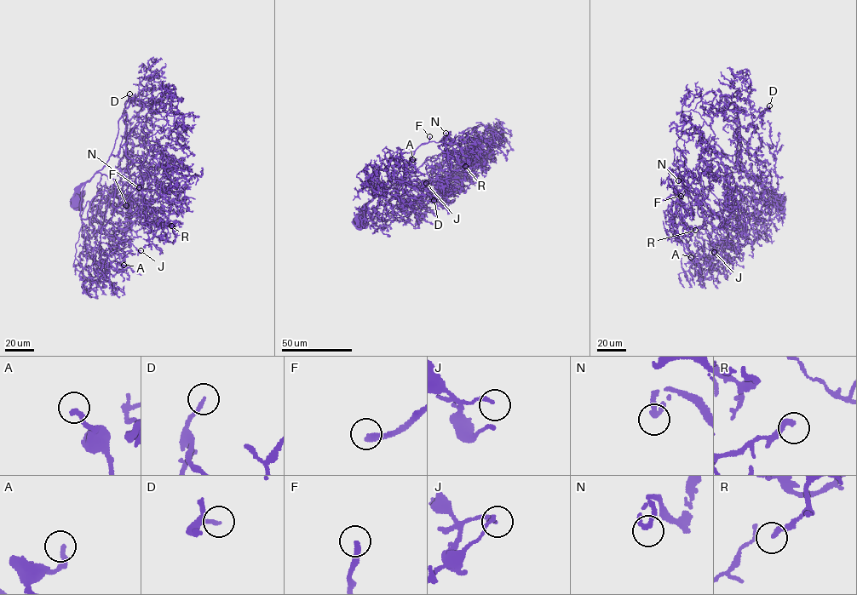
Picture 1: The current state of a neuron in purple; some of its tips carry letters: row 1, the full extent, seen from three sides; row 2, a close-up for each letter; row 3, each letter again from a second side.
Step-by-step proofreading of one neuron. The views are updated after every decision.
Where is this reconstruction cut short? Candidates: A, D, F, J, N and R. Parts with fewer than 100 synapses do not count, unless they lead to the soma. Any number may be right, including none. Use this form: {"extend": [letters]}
{"extend": ["D", "F"]}

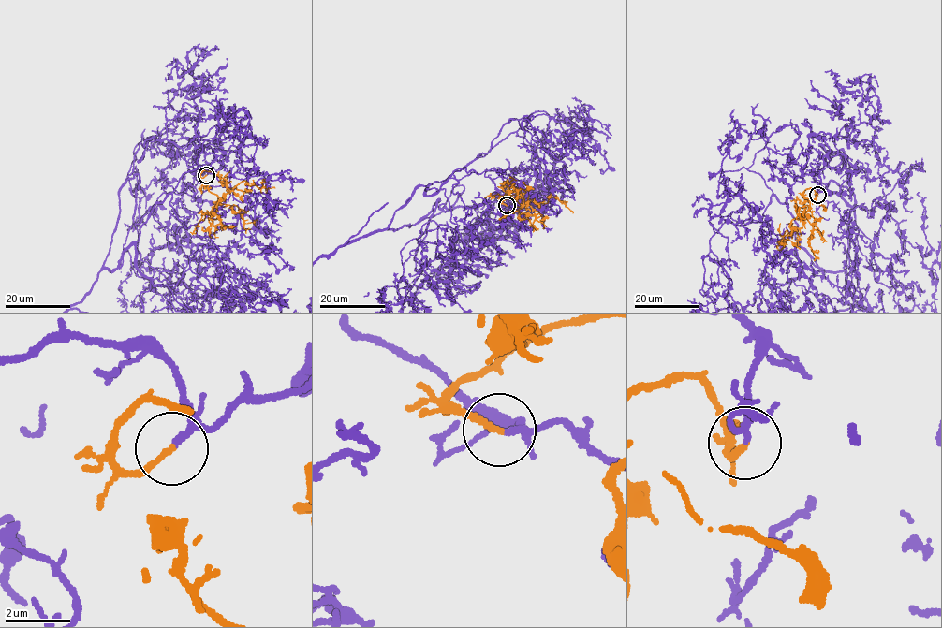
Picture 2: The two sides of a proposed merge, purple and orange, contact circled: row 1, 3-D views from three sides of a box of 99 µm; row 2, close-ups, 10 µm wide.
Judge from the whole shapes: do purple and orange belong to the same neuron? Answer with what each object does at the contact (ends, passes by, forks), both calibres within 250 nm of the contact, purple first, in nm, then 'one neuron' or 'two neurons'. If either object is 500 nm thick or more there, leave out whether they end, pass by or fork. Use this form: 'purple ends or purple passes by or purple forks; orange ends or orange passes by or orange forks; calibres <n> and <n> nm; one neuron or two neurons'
purple passes by; orange ends; calibres 140 and 200 nm; one neuron

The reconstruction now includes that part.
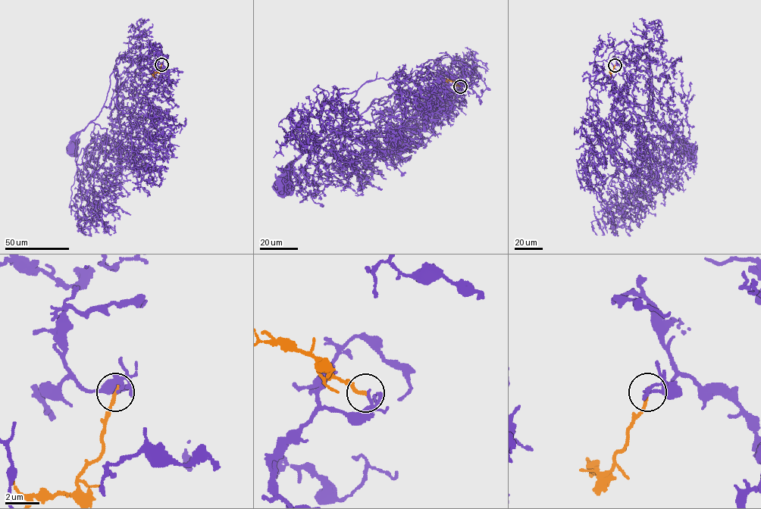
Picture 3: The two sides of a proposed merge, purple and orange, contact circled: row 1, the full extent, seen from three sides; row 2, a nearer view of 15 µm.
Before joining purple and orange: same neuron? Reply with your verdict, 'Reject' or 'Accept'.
Reject

